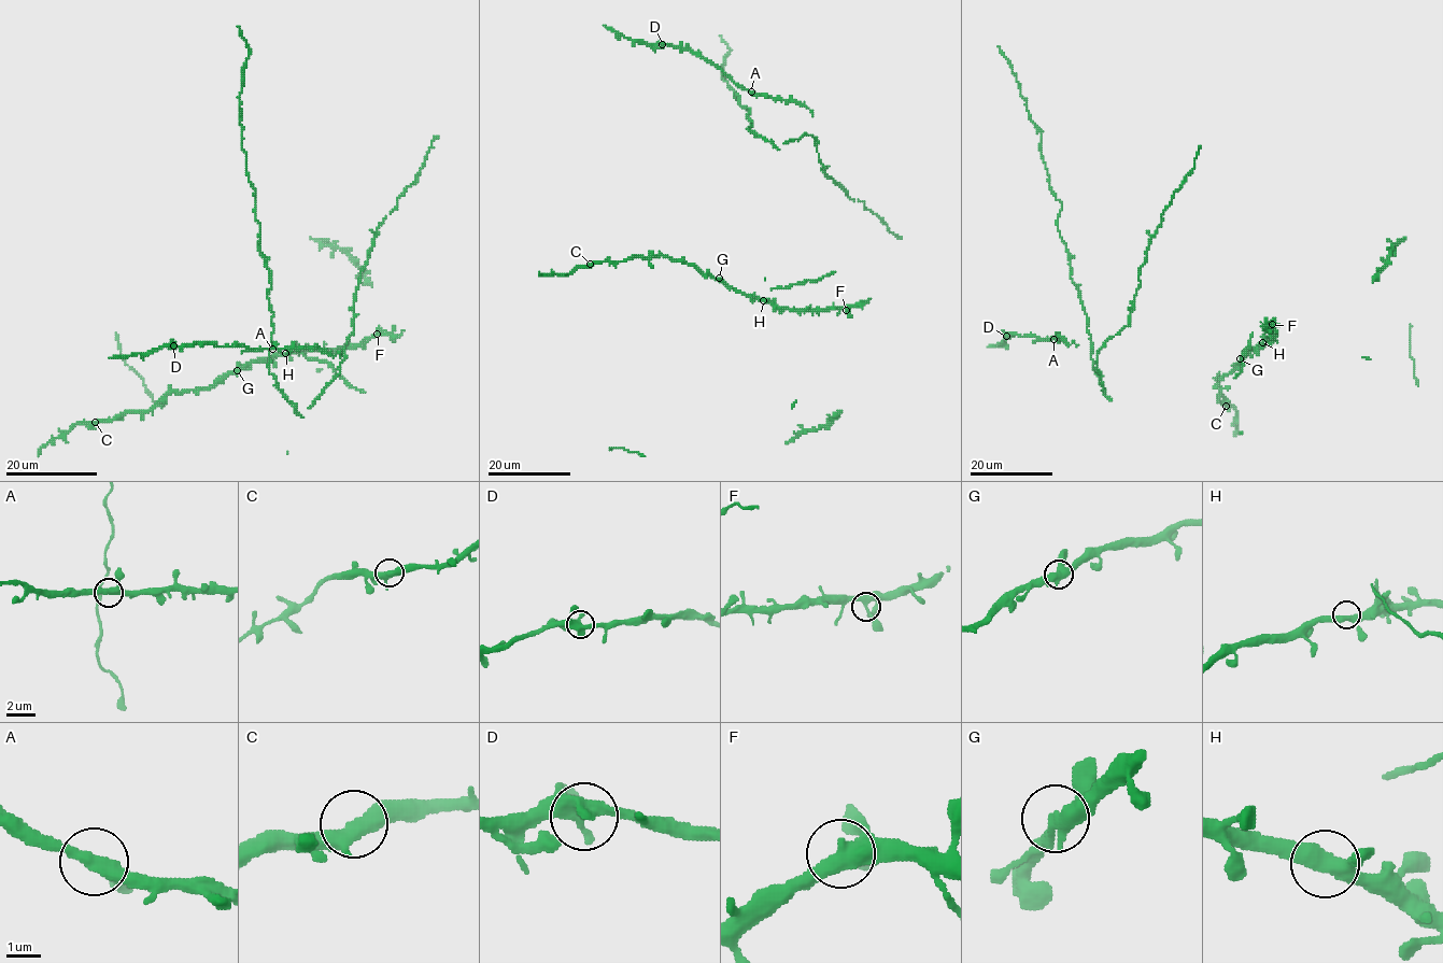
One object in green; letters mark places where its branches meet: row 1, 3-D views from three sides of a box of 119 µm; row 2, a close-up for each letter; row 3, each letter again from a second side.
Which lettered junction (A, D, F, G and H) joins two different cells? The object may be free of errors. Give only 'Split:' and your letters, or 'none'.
Split: none

